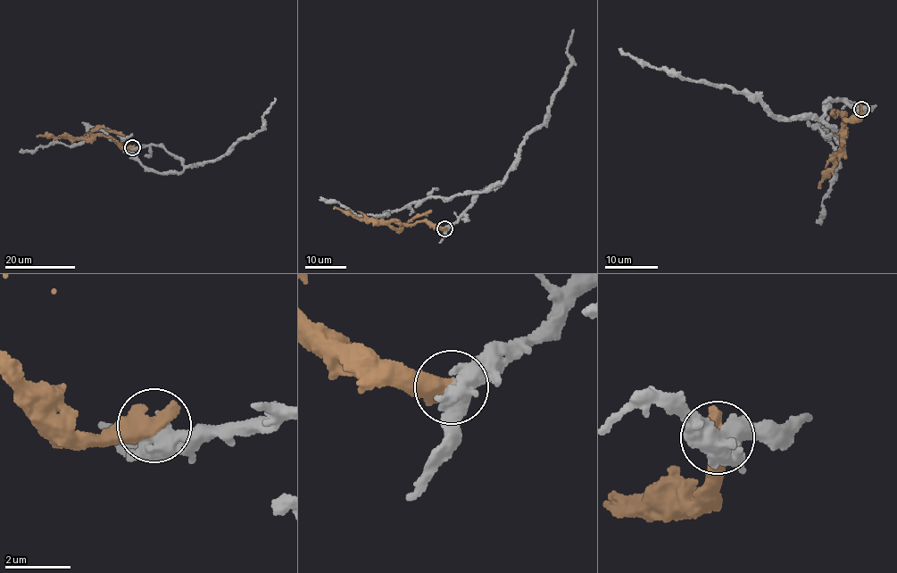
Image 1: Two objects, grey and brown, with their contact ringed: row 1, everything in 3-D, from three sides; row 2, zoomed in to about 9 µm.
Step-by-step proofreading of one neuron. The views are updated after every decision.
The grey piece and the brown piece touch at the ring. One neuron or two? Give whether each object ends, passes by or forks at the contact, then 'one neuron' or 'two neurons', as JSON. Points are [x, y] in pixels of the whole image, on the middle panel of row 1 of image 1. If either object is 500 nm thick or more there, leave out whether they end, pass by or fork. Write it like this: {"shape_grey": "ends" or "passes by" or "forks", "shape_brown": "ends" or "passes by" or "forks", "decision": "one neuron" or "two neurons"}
{"decision": "two neurons"}

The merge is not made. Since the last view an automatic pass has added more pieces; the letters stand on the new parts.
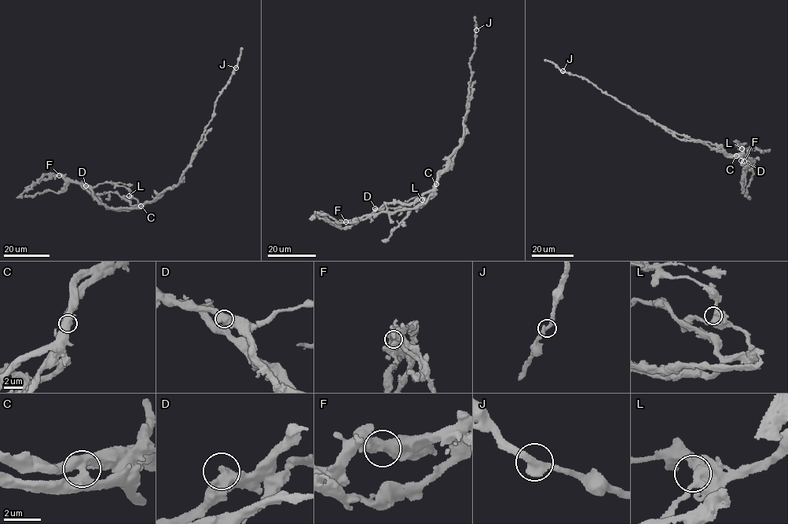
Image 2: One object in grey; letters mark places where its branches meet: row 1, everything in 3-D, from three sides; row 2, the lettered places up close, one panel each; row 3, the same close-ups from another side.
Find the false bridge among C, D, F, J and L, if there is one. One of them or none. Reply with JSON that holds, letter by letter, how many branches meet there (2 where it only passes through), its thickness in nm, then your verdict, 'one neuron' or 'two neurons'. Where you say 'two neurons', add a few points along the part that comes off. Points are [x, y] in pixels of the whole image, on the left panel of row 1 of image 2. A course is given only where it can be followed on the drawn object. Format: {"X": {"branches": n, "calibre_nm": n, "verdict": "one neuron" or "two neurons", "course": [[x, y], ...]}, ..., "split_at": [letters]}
{"C": {"branches": 3, "calibre_nm": 440, "verdict": "two neurons", "course": [[141, 206], [138, 208], [106, 207], [94, 198], [87, 186], [52, 174], [45, 174], [16, 198]]}, "D": {"branches": 2, "calibre_nm": 550, "verdict": "one neuron"}, "F": {"branches": 2, "calibre_nm": 440, "verdict": "one neuron"}, "J": {"branches": 2, "calibre_nm": 360, "verdict": "one neuron"}, "L": {"branches": 3, "calibre_nm": 480, "verdict": "one neuron"}, "split_at": ["C"]}

